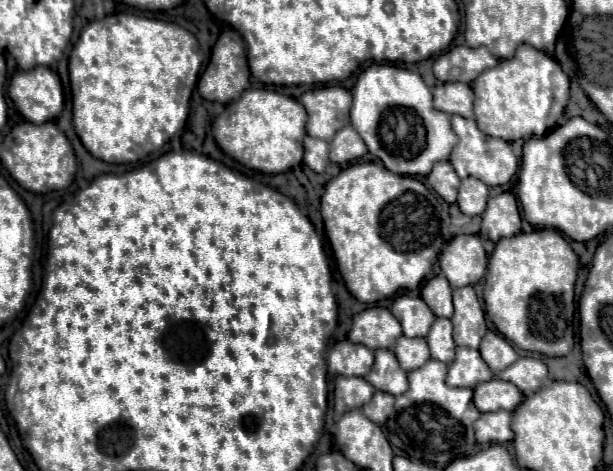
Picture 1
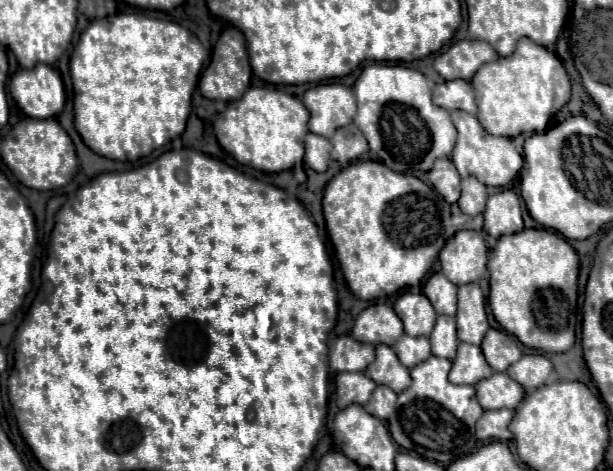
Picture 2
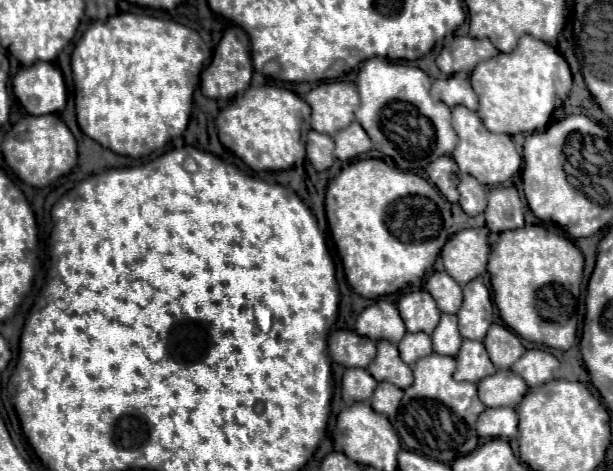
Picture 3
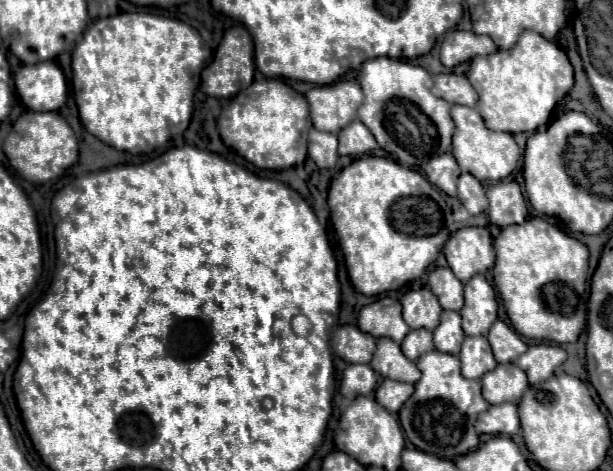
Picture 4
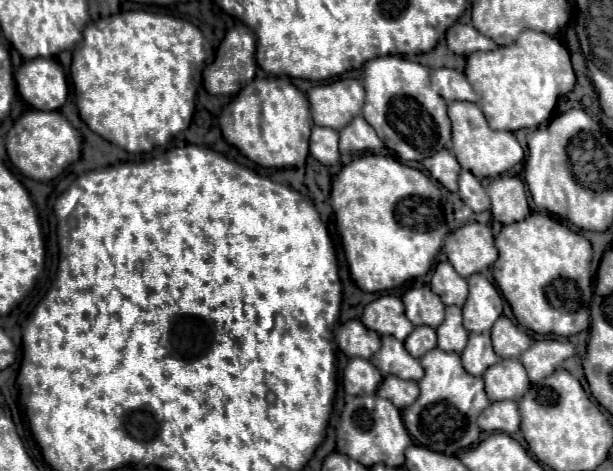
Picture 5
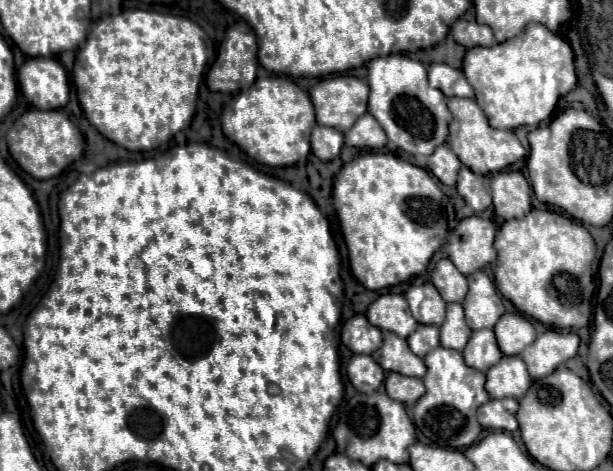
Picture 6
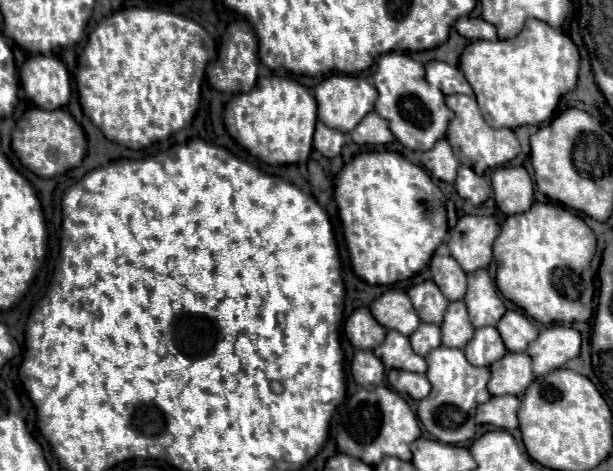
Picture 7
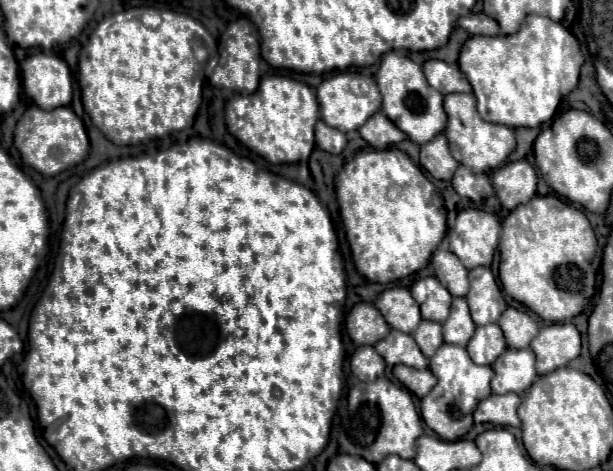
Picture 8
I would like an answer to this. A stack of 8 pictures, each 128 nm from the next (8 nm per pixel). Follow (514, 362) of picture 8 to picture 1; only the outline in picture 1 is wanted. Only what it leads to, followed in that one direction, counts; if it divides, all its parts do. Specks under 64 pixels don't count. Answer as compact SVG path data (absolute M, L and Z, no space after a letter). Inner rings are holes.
M488 380L474 388L474 404L480 412L512 412L522 402L522 392L504 380Z

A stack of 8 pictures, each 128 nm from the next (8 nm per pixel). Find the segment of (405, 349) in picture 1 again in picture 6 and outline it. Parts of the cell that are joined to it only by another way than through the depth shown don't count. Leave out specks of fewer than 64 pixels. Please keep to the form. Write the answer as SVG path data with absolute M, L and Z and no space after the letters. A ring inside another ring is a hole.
M420 324L420 326L416 328L416 332L408 336L408 346L410 346L410 350L412 350L416 356L424 358L428 350L432 350L432 348L438 346L438 338L440 338L440 332L438 332L436 326Z

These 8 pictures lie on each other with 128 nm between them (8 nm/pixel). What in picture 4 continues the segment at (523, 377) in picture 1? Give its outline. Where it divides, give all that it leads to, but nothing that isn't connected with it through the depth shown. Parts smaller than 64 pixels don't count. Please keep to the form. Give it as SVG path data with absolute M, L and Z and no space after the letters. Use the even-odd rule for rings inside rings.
M536 344L536 346L530 346L518 358L516 364L526 372L530 384L540 384L548 380L554 374L554 368L558 368L564 360L566 360L566 352L560 346Z

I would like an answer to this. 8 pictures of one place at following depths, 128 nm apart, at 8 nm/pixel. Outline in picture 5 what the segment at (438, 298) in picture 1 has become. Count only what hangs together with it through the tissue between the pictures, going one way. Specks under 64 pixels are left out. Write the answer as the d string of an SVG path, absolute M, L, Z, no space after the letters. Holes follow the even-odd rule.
M442 262L436 266L430 288L440 296L446 306L462 306L468 296L468 284L462 276L456 274L450 262Z

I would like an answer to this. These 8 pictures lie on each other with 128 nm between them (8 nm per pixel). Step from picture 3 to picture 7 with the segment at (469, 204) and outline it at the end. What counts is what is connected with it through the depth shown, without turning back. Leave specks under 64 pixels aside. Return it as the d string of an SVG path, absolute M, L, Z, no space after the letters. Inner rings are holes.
M460 166L456 190L464 200L470 200L474 206L480 206L492 194L490 182L486 178L478 176L476 172L472 172L472 168L468 168L468 166Z

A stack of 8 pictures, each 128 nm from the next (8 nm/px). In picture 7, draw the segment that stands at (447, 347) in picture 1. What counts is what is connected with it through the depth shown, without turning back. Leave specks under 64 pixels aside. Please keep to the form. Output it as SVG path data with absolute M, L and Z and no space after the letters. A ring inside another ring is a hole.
M450 302L442 322L442 344L450 348L464 348L472 340L474 328L468 320L464 302Z

